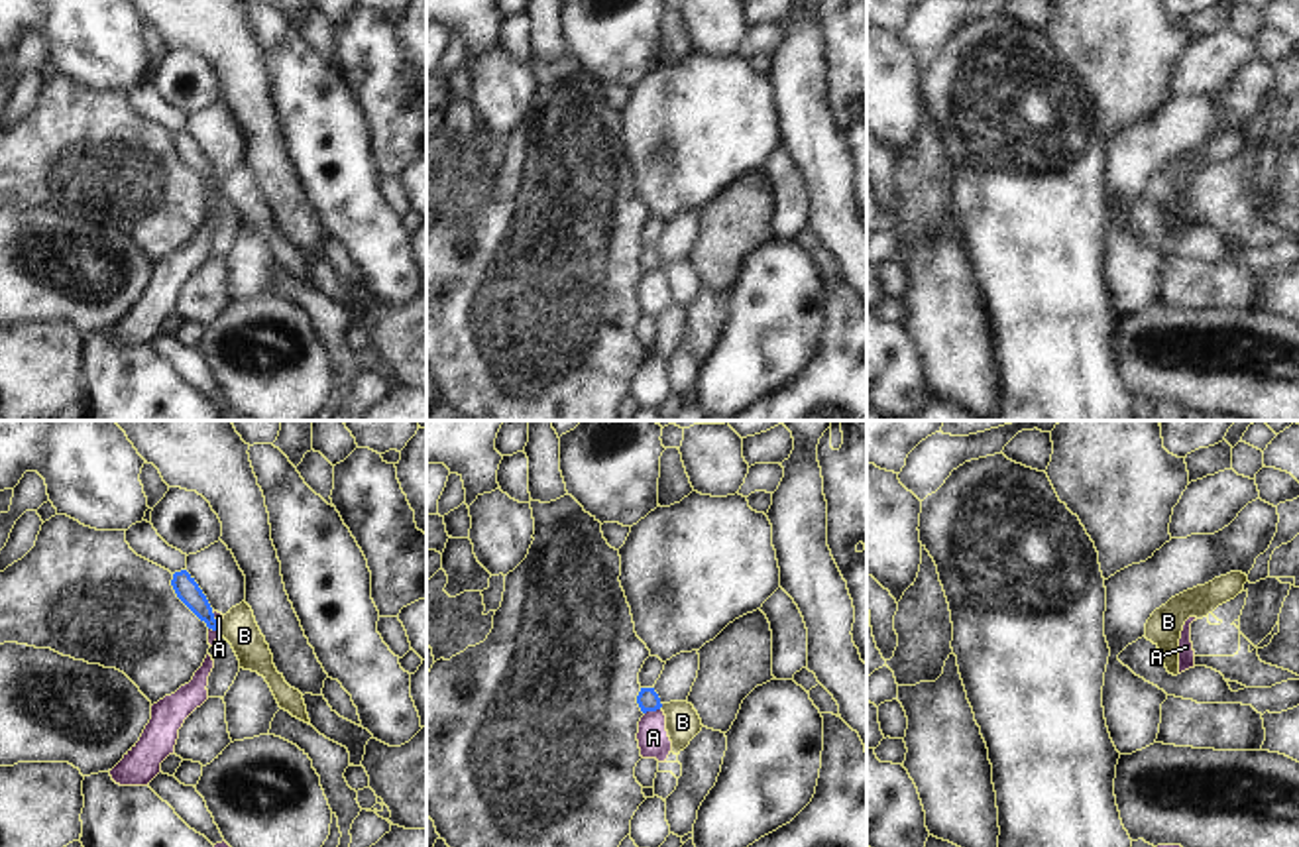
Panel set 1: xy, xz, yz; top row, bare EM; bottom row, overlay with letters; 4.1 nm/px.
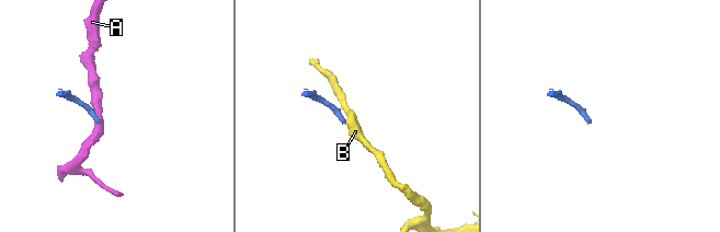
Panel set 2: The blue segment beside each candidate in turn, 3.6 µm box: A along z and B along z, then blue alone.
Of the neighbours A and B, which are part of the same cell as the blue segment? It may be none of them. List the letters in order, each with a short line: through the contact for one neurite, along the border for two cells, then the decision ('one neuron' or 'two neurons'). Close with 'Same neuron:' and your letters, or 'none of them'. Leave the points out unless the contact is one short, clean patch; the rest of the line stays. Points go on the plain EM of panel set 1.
A: line xz (659, 268), (645, 274); two neurons
B: line xy (187, 150), (217, 187), (238, 187); one neuron
Same neuron: B

